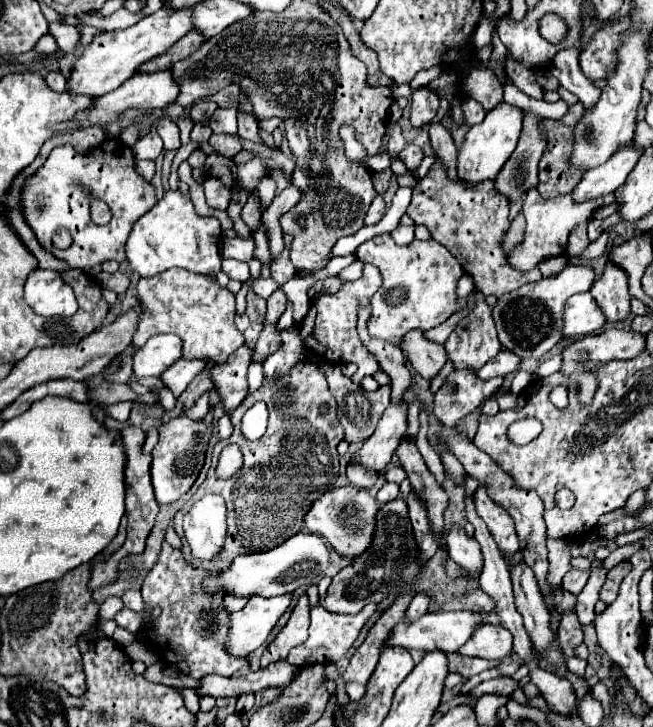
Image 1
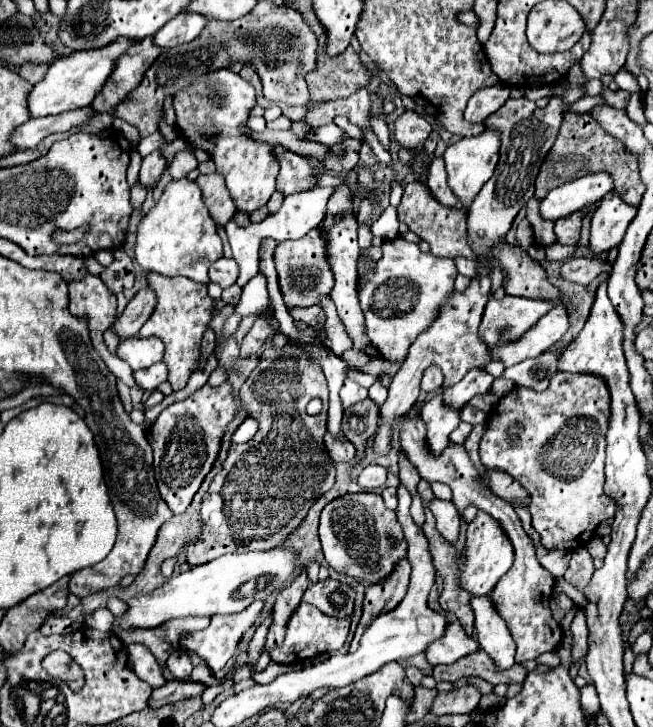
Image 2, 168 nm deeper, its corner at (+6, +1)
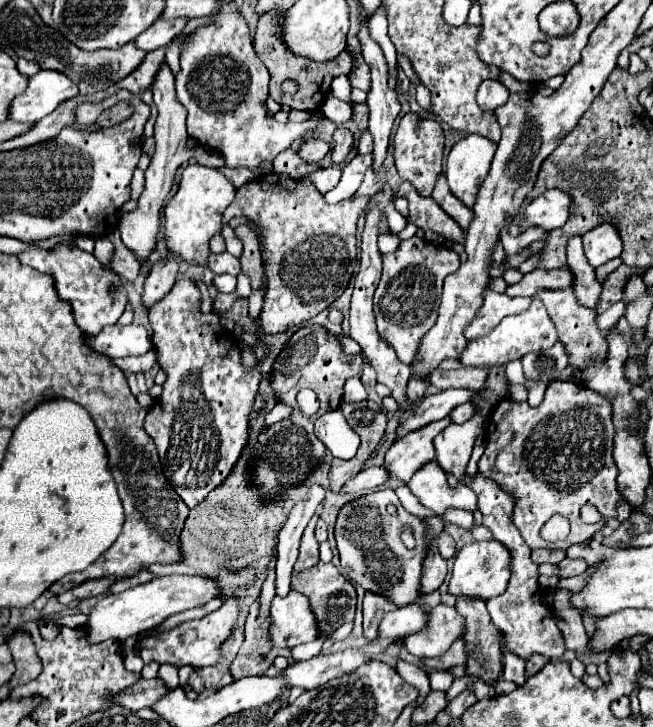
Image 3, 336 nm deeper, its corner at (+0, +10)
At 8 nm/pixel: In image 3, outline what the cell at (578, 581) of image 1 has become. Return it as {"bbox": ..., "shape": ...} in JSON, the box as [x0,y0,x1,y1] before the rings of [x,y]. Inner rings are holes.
{"bbox":[559,576,589,592],"shape":[[[573,576],[573,578],[561,578],[559,580],[559,588],[567,588],[567,590],[571,590],[571,592],[581,592],[583,588],[585,588],[585,584],[589,582],[589,578],[587,580],[583,580],[581,576]]]}

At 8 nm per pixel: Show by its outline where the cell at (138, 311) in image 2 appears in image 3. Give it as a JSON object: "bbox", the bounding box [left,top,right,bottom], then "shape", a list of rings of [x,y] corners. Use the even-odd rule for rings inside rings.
{"bbox":[143,258,179,308],"shape":[[[167,258],[153,264],[143,286],[143,306],[151,308],[155,302],[159,302],[163,296],[169,294],[169,290],[177,280],[177,268],[179,266],[175,258]]]}

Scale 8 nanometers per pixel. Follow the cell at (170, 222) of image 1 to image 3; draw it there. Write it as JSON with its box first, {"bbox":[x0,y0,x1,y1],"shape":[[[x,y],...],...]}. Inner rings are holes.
{"bbox":[163,166,235,266],"shape":[[[187,166],[181,176],[181,184],[177,194],[169,200],[169,204],[163,210],[163,228],[165,228],[165,244],[169,252],[177,258],[181,258],[187,264],[207,266],[207,258],[211,254],[209,242],[215,234],[221,234],[223,226],[223,210],[231,204],[235,198],[235,188],[229,180],[223,178],[221,172],[215,168],[205,166]]]}

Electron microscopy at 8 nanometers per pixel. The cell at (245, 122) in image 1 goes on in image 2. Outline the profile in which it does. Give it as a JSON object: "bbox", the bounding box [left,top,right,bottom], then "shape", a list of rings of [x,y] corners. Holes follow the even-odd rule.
{"bbox":[275,147,319,195],"shape":[[[277,147],[275,155],[281,159],[281,171],[277,177],[277,191],[287,195],[309,191],[317,185],[319,171],[305,159],[285,147]]]}

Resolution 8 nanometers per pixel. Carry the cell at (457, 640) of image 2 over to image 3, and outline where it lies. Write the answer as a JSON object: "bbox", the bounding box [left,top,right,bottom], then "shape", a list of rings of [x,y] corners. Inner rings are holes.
{"bbox":[405,604,465,658],"shape":[[[439,604],[431,610],[431,620],[423,632],[407,636],[405,646],[411,654],[419,658],[439,658],[443,656],[455,640],[463,638],[465,624],[463,616],[445,604]]]}

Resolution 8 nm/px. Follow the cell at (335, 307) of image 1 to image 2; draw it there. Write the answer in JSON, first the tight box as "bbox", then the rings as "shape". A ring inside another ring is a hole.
{"bbox":[339,378,367,411],"shape":[[[347,378],[340,389],[339,397],[341,397],[343,411],[345,411],[345,409],[349,409],[351,405],[355,405],[357,401],[367,399],[367,389],[359,387],[355,381]]]}

